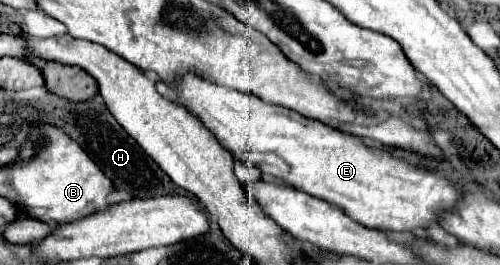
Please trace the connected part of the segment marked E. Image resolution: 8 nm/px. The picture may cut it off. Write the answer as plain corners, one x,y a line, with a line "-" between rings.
191,72
177,76
175,84
169,84
169,88
177,96
173,98
173,102
185,106
217,138
217,142
225,150
229,150
233,158
239,158
247,168
259,170
263,176
279,178
297,190
303,190
319,200
325,200
341,208
349,218
353,218
363,226
397,232
423,230
427,228
429,222
437,222
439,212
449,210
461,198
461,192
453,190
453,184
449,186
449,180
437,176
435,172
417,166
413,162
407,162
405,158
391,156
387,150
369,146
367,142
351,134
339,132
323,122
305,118
299,112
289,110
285,106
265,102
253,94
243,94
233,88
211,84
209,80
199,78

